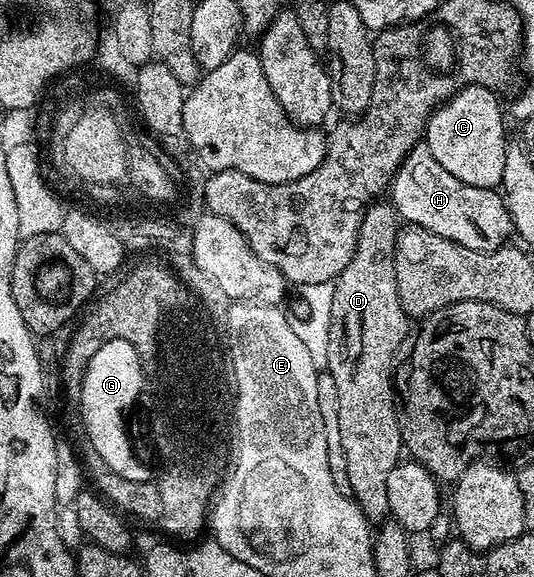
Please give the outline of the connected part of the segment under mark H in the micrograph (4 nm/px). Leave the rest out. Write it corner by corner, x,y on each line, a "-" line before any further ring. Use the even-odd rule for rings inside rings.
424,144
415,146
396,169
390,183
390,201
405,223
438,232
438,236
446,236
466,248
491,252
514,234
505,199
495,189
474,188
450,176

